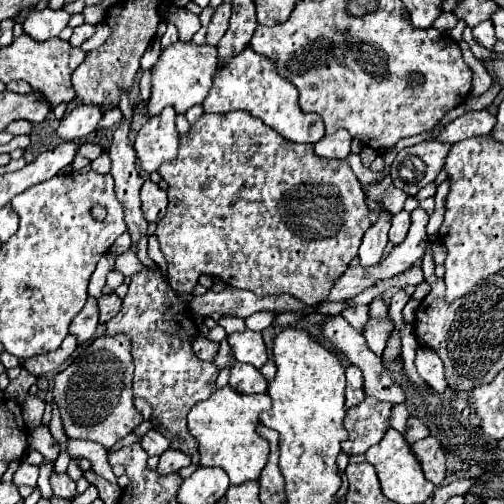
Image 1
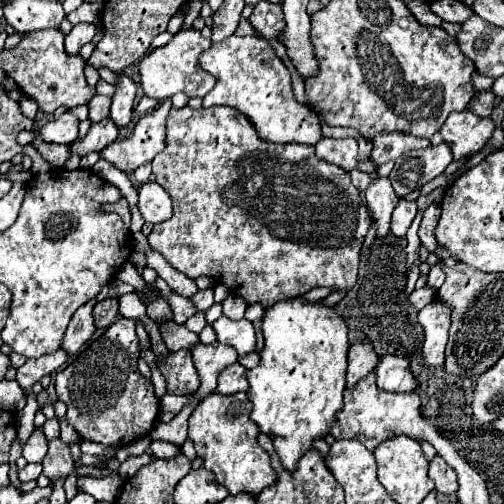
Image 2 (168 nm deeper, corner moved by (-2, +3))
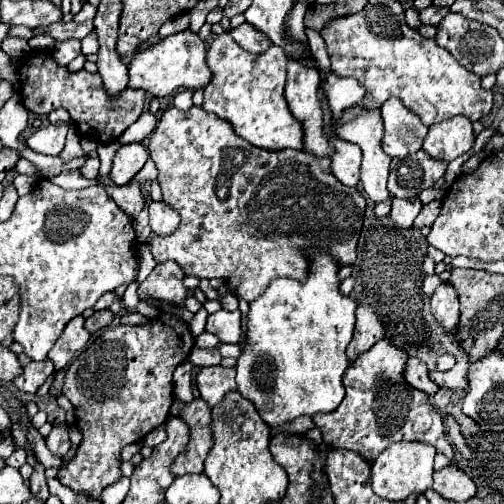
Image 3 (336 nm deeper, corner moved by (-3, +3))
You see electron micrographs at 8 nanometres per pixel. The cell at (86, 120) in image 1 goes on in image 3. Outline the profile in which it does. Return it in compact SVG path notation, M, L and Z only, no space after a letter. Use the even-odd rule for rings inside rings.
M56 123L56 125L46 125L40 127L36 133L32 133L26 139L26 145L42 155L60 155L60 151L64 149L64 139L68 133L68 125L66 123Z

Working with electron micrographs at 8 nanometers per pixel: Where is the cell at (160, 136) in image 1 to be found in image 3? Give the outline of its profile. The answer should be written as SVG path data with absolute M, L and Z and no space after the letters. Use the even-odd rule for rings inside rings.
M140 143L122 145L114 157L112 171L108 177L114 181L114 185L126 185L144 167L146 161L148 161L148 151L144 145Z

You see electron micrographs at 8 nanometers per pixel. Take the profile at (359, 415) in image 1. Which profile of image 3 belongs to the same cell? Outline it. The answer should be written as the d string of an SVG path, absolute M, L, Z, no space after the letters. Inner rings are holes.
M380 339L364 351L356 363L348 365L342 377L342 385L346 389L342 403L332 413L312 417L316 427L322 431L326 445L356 451L366 461L374 461L390 443L422 441L434 445L436 451L444 453L452 461L454 449L446 439L442 415L430 405L424 391L410 387L404 379L406 359L408 355L404 355L404 351L400 351L400 347L396 347L390 339Z

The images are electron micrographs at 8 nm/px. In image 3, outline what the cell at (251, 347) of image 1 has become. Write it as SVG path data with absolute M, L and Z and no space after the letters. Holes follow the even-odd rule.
M224 309L208 315L206 319L206 331L218 335L222 343L238 343L242 337L240 329L240 311L228 313Z

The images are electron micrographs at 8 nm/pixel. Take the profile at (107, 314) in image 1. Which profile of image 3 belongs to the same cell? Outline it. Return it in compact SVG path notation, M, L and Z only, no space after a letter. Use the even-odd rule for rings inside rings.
M108 309L96 311L92 317L86 319L86 331L90 331L90 333L98 333L98 331L102 331L104 327L112 325L112 321L114 321L114 313L110 313Z

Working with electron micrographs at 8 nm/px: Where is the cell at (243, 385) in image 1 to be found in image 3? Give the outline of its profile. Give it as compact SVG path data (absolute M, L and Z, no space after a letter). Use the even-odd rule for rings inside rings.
M222 365L216 367L204 367L200 369L200 373L196 375L196 385L200 391L200 397L214 407L228 391L236 389L236 381L234 381L234 367L226 369Z

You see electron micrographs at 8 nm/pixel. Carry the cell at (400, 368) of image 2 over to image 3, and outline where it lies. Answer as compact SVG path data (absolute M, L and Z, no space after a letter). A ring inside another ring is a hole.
M410 357L408 359L408 365L406 365L406 373L404 373L406 381L414 387L414 389L420 389L428 395L434 395L438 391L438 385L428 377L428 367L426 363L422 363L420 359L416 357Z

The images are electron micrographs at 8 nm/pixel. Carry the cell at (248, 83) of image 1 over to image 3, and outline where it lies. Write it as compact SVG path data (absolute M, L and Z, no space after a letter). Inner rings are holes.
M222 33L214 39L206 55L208 67L214 73L212 83L204 89L204 111L214 113L228 121L234 133L254 147L266 151L300 149L302 147L302 125L288 111L284 99L286 83L286 57L280 47L270 47L262 55L252 55L240 49L230 33Z

